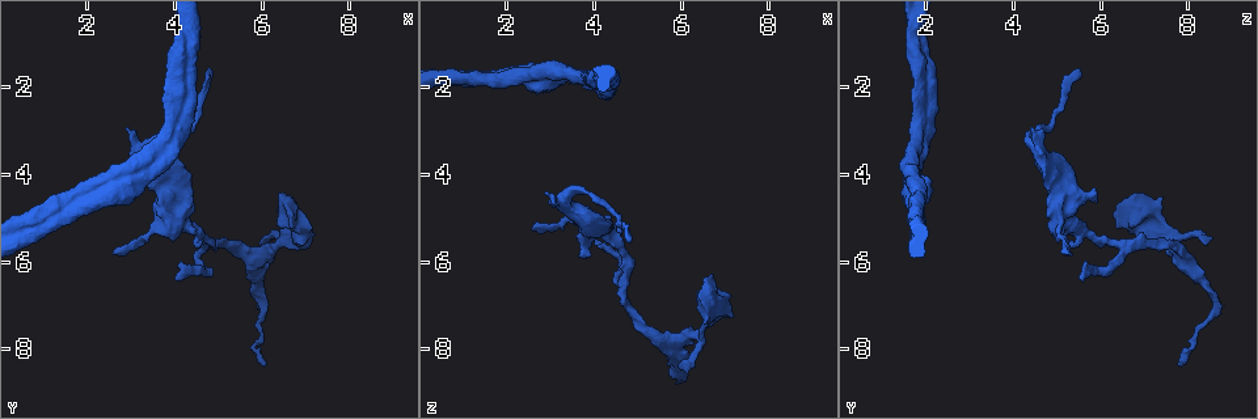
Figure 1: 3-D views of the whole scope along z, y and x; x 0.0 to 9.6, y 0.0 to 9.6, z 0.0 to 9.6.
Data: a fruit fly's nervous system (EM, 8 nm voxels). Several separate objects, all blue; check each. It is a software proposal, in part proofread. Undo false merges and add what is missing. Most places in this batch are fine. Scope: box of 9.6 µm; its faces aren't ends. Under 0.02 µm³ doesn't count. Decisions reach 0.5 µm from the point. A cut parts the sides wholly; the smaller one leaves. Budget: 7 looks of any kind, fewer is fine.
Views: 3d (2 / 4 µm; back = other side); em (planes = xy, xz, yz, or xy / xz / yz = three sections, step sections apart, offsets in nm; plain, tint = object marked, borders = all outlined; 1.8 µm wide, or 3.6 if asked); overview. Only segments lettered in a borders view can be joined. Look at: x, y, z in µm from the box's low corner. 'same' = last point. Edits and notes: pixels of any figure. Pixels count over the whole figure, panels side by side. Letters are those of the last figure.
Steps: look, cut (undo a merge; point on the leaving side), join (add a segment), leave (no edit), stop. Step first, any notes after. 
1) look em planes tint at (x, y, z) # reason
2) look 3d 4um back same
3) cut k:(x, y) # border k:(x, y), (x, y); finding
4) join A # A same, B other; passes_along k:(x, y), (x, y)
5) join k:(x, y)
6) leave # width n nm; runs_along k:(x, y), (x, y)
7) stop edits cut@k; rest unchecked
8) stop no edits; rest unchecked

look em 3.6um yz step 16 borders at (3.90, 3.05, 1.85)

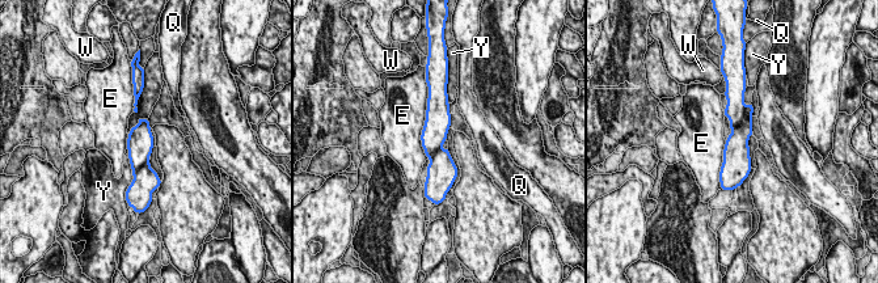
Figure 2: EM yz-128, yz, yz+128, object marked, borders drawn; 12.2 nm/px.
look em 3.6um planes borders same # cut it another way

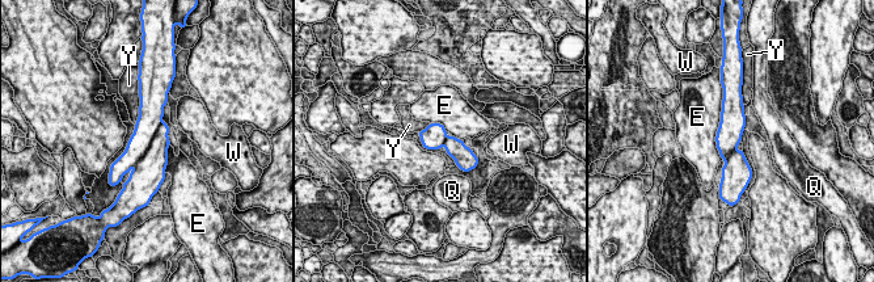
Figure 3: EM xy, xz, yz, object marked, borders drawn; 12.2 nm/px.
leave # width 320 nm; longest_contact E 750 nm; E other, Q other, W other, Y other; continuous, no second cell

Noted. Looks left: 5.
look 3d 2um back at (1.10, 5.10, 1.75) # arms run side by side

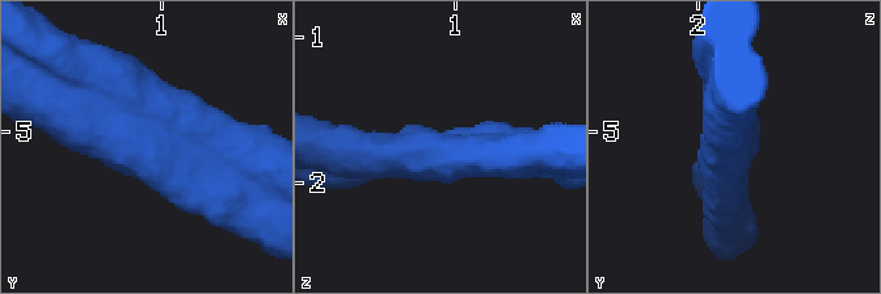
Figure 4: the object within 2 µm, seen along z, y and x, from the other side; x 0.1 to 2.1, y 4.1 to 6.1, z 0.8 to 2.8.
look em xy step 16 tint at (1.08, 5.06, 1.80) # arms 3; arm_widths 320, 340, 360 nm; shape alone is not enough

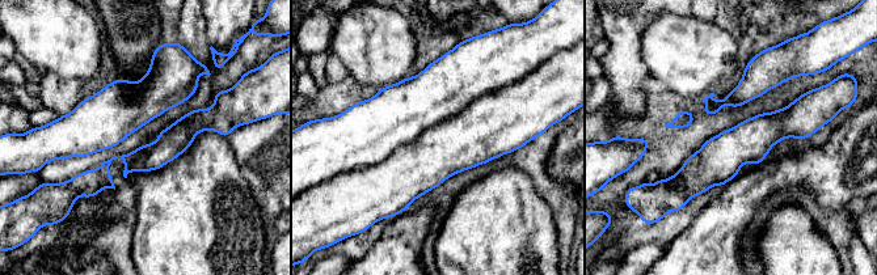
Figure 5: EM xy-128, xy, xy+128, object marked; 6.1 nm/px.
look em planes borders same # another direction

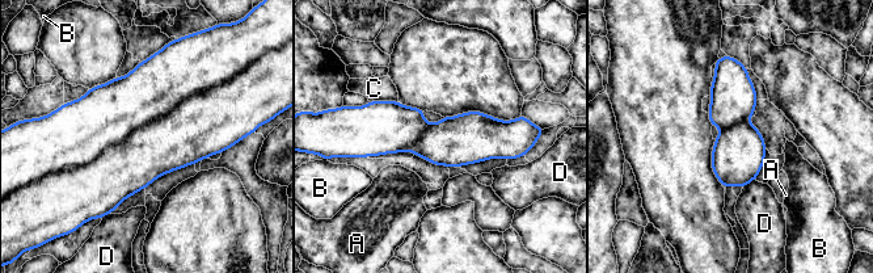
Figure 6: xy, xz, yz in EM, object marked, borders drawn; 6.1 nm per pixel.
leave # width 300 nm; A other, B other, C other, D other; continuous, no second cell

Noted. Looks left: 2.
look em planes plain at (3.95, 6.40, 5.55) # tapers out

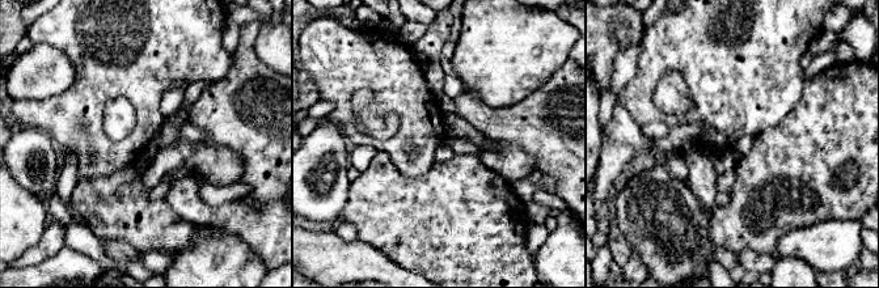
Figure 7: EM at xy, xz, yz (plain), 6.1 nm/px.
look em planes borders same

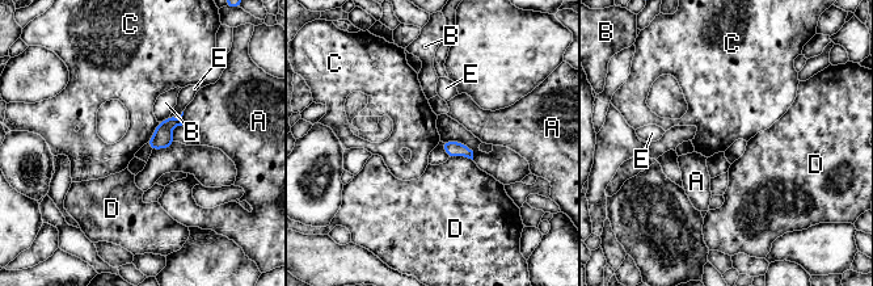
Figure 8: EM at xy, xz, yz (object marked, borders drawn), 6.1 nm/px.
leave # A other, B other, C other, D other, E other; no lettered segment goes on from it

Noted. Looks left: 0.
stop no edits; rest unchecked

